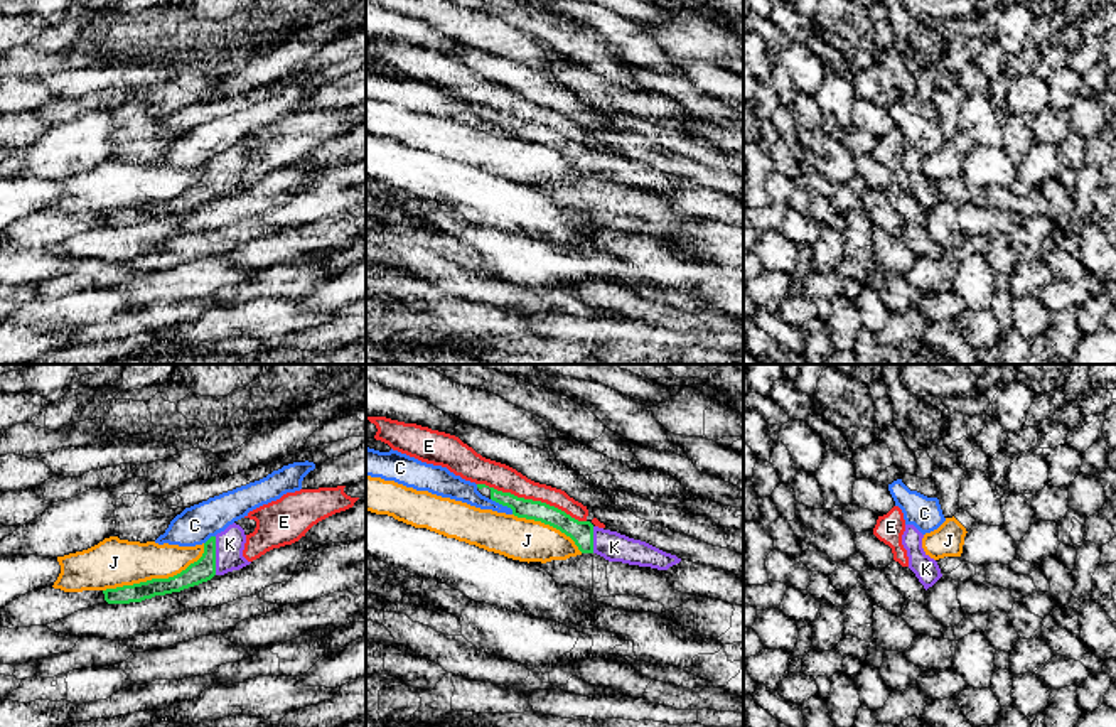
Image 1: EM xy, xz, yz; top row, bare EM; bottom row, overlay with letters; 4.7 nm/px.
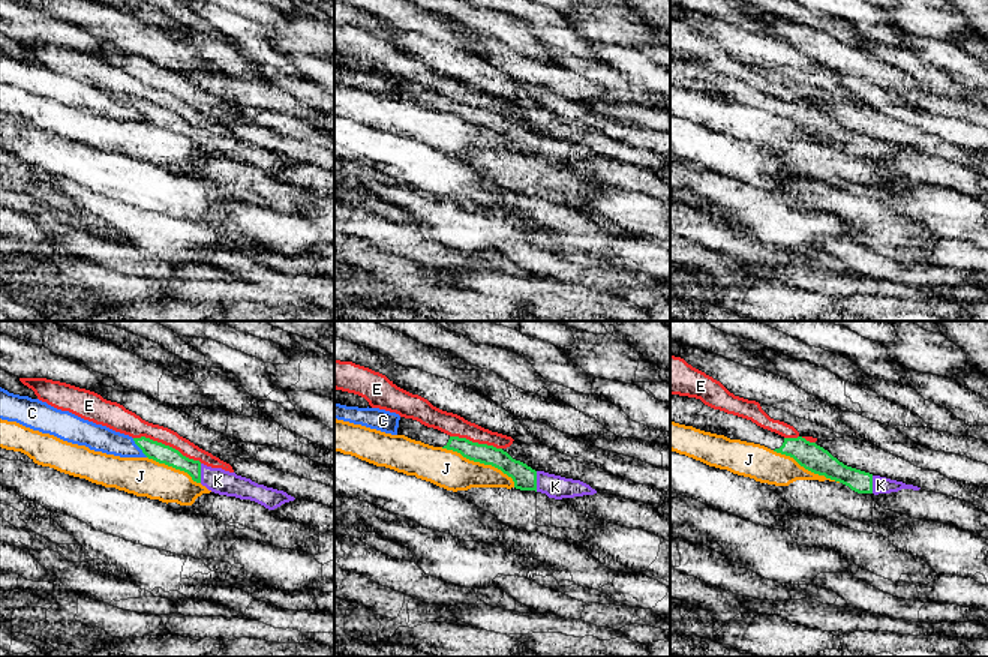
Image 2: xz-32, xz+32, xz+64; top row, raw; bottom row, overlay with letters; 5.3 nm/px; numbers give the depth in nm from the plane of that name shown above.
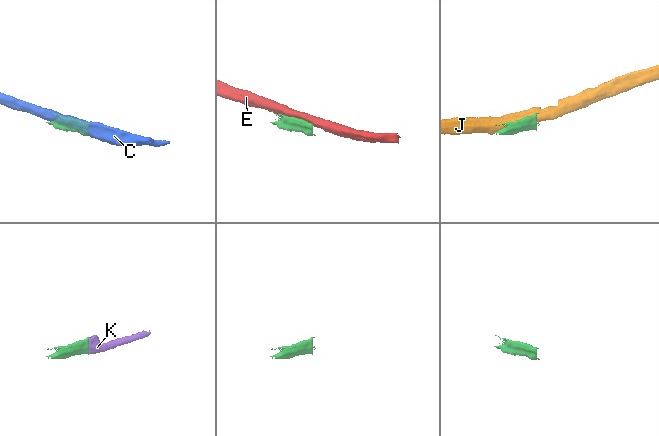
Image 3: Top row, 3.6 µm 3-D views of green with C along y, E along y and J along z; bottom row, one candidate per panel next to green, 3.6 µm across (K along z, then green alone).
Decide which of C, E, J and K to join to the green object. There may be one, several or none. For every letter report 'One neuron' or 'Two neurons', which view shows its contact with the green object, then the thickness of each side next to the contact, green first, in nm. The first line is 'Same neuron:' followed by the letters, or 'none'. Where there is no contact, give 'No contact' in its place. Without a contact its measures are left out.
Same neuron: K
C: Two neurons. Touches green in xz. Thickness 100 nm (green) against 110 nm
E: Two neurons. Touches green in xz. Thickness 100 nm (green) against 130 nm
J: Two neurons. Touches green in xy. Thickness 110 nm (green) against 240 nm
K: One neuron. Touches green in xy. Thickness 110 nm (green) against 140 nm

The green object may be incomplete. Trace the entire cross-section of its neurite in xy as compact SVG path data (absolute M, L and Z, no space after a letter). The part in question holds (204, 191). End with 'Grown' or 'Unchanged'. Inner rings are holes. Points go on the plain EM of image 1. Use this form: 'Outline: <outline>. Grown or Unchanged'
Outline: M241 140L229 147L224 153L211 159L204 165L202 179L180 196L169 201L152 201L133 207L106 211L103 213L105 223L108 226L142 224L155 218L180 214L184 211L199 207L211 202L214 197L239 192L251 186L243 179L243 172L246 159L253 155L255 150L255 142Z. Grown

